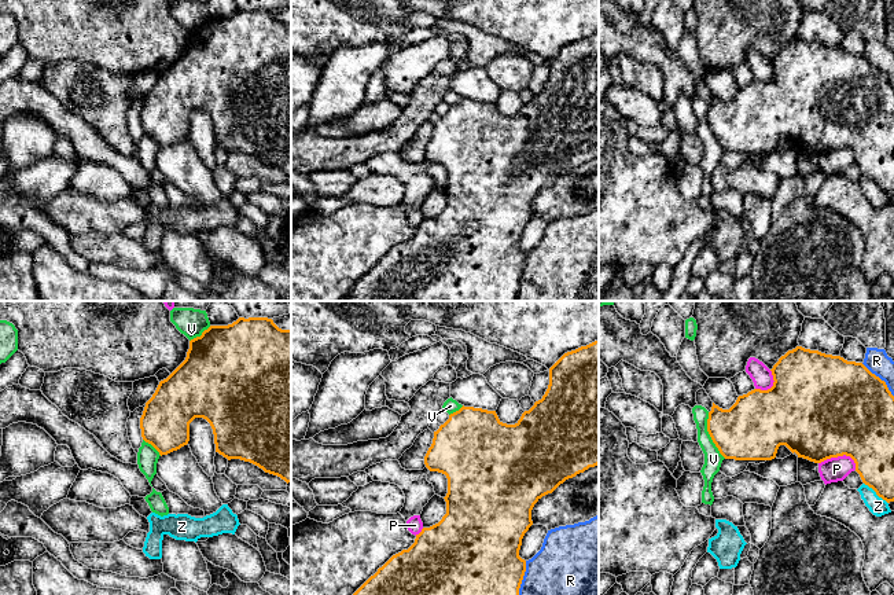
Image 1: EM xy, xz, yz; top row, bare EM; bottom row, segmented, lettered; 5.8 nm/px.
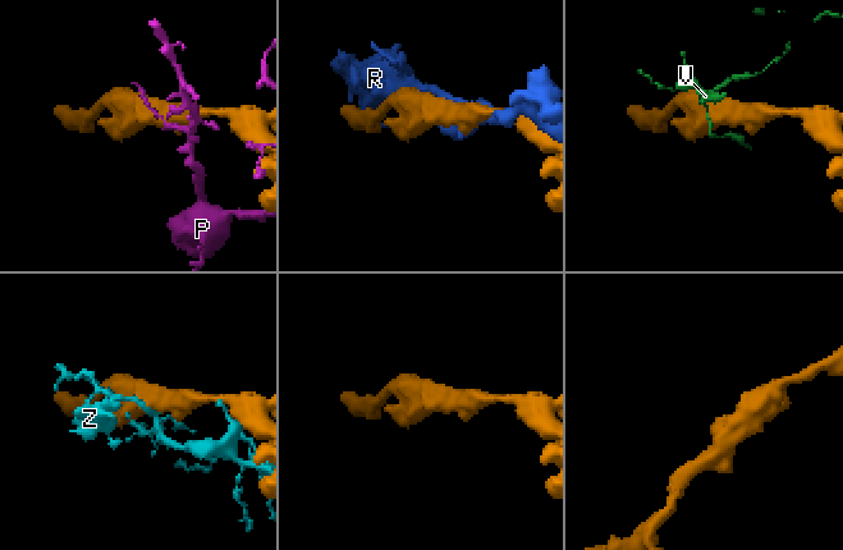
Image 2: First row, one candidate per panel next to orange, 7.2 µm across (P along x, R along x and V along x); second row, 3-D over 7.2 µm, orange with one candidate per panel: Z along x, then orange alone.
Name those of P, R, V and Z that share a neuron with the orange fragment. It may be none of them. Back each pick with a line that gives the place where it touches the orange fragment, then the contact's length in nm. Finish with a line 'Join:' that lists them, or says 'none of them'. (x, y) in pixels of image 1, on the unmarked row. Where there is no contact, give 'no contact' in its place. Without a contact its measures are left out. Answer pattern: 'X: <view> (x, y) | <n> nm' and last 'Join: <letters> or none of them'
Join: none of them

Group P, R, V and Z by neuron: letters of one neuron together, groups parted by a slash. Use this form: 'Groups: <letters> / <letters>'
Groups: P / R / V / Z

